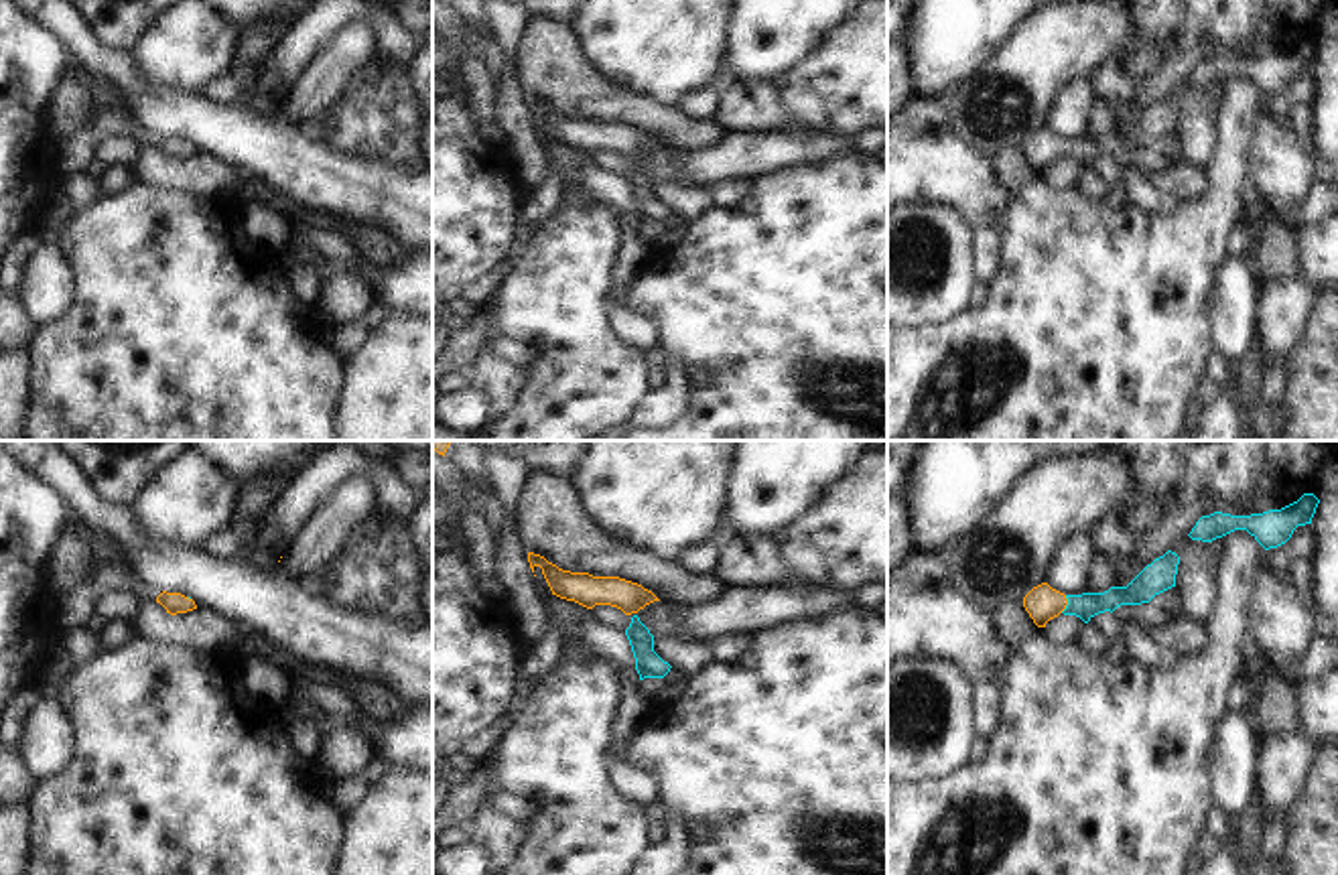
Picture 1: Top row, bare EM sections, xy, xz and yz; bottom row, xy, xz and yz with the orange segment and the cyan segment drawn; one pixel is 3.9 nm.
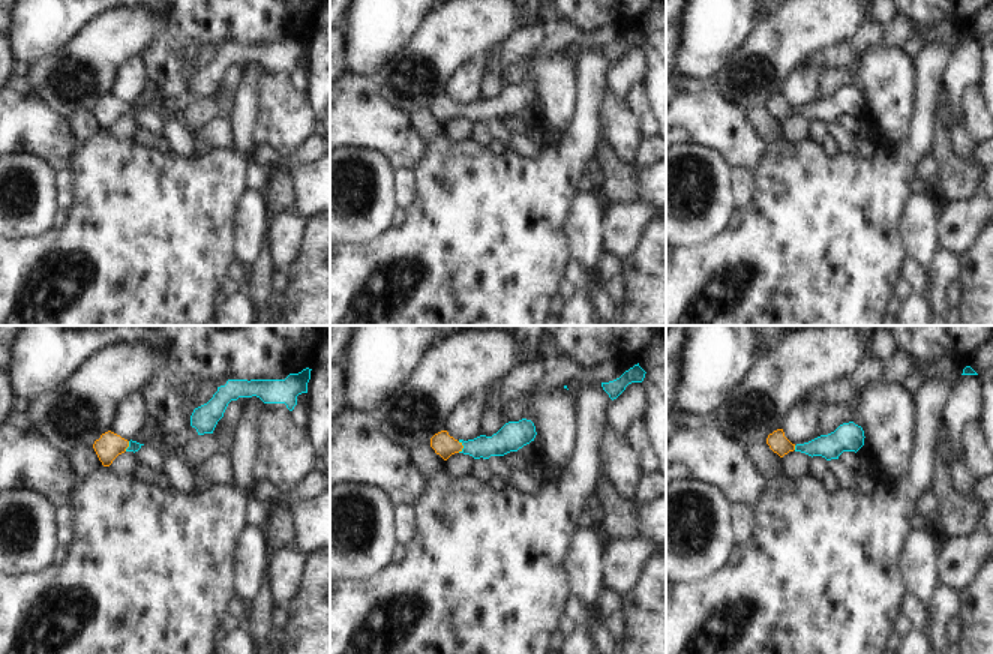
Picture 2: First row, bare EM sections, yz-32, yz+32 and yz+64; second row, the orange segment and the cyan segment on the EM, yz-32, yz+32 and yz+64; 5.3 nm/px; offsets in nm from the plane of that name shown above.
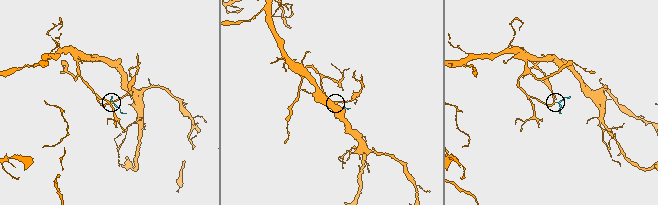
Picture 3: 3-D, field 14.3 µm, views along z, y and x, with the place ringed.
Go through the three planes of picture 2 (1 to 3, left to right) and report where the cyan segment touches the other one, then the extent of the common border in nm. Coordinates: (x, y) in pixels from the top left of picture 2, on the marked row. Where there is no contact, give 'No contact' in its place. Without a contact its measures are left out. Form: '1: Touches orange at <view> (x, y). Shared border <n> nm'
1: Touches orange at yz-32 (128, 446). Shared border 60 nm
2: Touches orange at yz+32 (462, 447). Shared border 70 nm
3: Touches orange at yz+64 (794, 447). Shared border 30 nm.

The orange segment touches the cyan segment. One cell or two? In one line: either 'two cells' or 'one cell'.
one cell

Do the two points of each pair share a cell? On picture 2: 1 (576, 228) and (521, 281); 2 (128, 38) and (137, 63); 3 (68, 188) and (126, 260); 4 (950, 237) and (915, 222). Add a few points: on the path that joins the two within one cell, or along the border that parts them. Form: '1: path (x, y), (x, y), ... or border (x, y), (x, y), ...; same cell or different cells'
1: border (573, 201), (566, 222), (570, 257); different cells
2: border (141, 56), (134, 56), (119, 71), (113, 84); different cells
3: border (69, 168), (74, 176), (75, 200), (68, 212); different cells
4: border (936, 216), (936, 242), (939, 246); different cells

